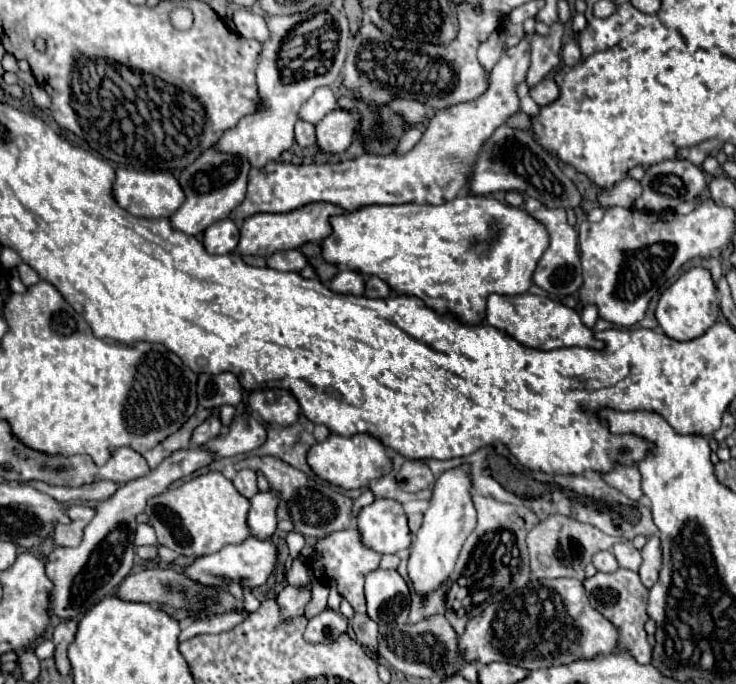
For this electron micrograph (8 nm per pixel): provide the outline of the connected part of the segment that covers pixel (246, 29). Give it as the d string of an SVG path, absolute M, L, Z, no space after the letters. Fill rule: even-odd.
M239 8L233 16L233 22L237 26L237 32L245 38L253 38L257 42L267 42L267 38L271 36L265 18L249 12L247 8Z

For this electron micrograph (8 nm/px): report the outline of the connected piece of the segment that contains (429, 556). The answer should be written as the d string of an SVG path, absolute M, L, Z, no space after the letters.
M459 466L459 468L443 472L435 484L431 504L423 518L423 526L411 544L411 556L409 556L407 570L413 582L413 588L419 596L427 596L435 592L451 576L459 550L465 538L475 528L475 522L477 522L477 514L475 514L475 506L471 500L469 466Z

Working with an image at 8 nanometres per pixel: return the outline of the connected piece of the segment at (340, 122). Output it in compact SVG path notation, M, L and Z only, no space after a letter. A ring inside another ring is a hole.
M337 108L327 114L315 128L317 128L317 144L325 152L343 152L351 146L353 134L359 126L359 112Z

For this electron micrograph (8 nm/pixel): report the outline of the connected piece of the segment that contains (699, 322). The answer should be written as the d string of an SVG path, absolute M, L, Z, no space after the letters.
M691 268L683 276L679 276L677 282L673 282L659 298L655 318L661 326L661 330L679 342L687 342L693 338L703 336L717 320L719 316L719 302L717 302L717 290L711 280L709 270L705 268Z

